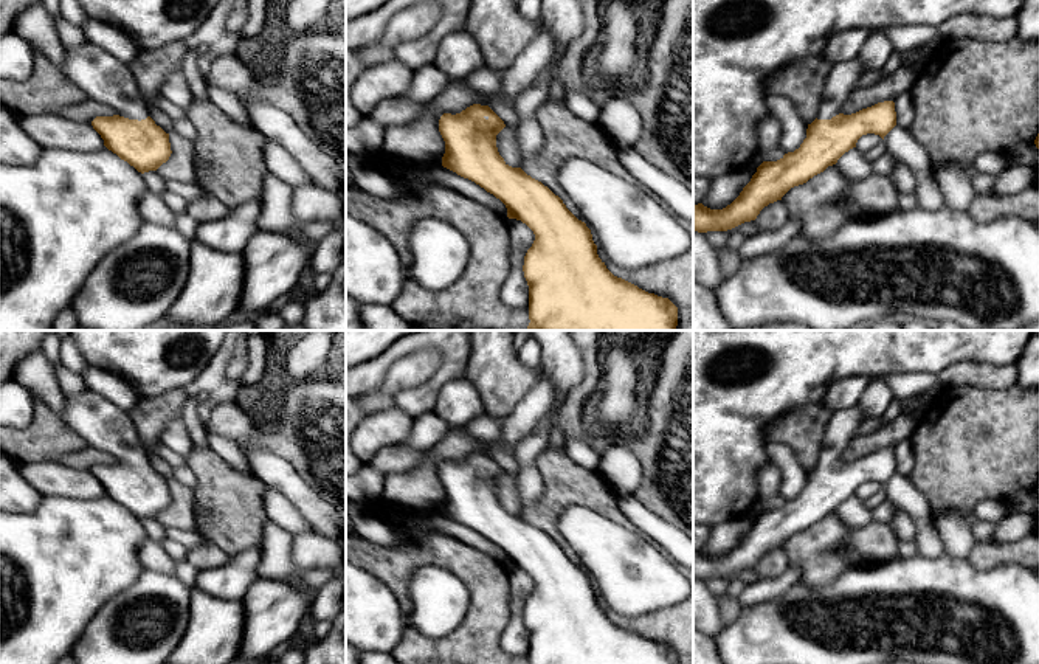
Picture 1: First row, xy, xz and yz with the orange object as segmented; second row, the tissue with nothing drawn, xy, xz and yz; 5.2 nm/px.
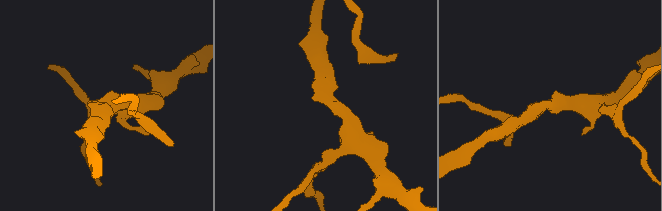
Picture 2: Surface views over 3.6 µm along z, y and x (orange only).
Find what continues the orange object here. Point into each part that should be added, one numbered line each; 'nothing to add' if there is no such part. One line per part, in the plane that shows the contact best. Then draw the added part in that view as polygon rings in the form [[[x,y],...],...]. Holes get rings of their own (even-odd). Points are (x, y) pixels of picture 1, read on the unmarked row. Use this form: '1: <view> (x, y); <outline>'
1: xy (103, 425); [[[91,389],[64,397],[64,422],[90,447],[109,451],[129,467],[150,464],[130,413]]]

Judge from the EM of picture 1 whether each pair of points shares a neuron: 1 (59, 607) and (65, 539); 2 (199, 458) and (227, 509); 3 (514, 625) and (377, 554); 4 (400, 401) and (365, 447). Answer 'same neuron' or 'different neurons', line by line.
1: same neuron
2: same neuron
3: different neurons
4: different neurons

